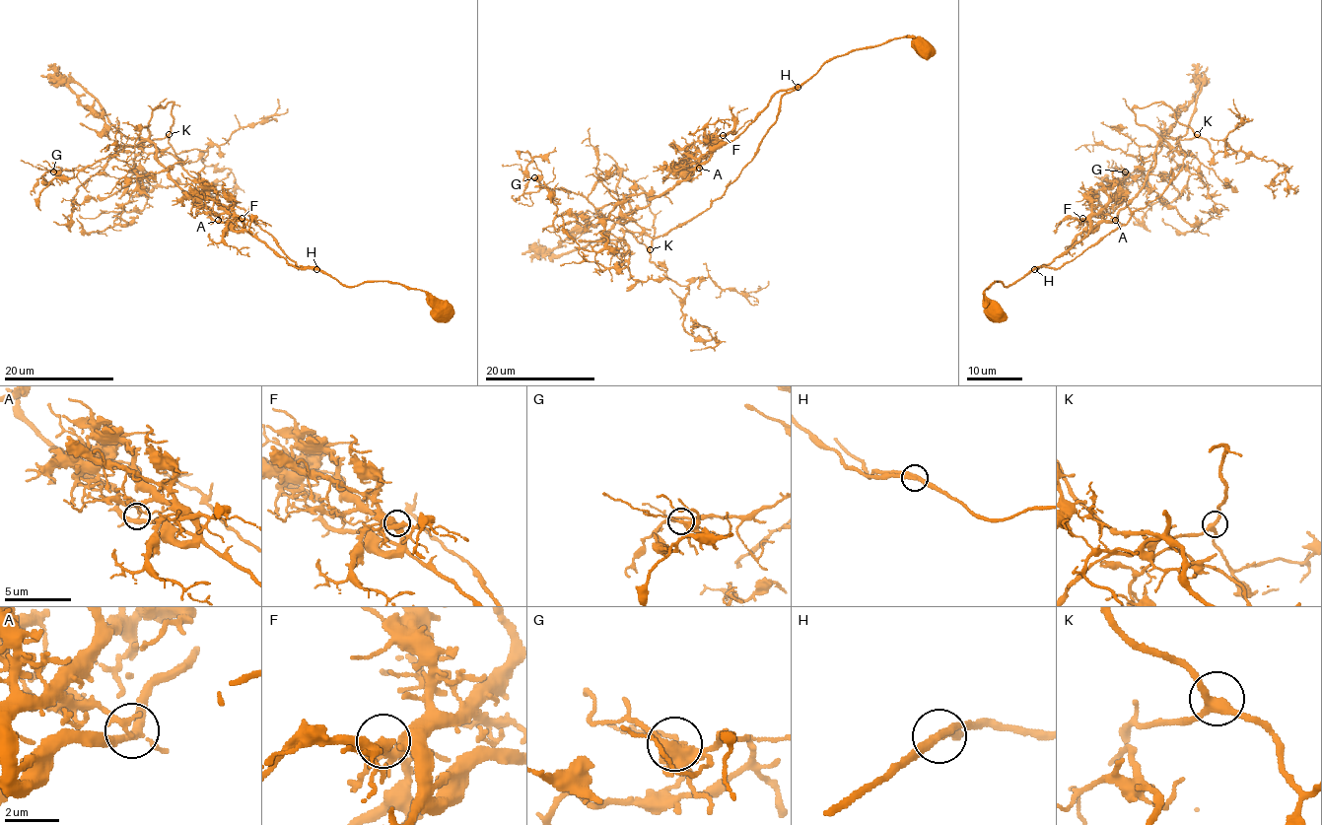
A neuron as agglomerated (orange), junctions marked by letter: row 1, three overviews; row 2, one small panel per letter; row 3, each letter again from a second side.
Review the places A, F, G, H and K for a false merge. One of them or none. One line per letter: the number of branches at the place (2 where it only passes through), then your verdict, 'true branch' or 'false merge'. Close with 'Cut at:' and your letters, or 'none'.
A: 3 | true branch
F: 2 | true branch
G: 3 | true branch
H: 2 | false merge
K: 3 | true branch
Cut at: H

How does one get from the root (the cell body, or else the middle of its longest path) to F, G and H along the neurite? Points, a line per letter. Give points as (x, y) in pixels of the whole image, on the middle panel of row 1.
F: (927, 47), (913, 37), (896, 37), (833, 56), (800, 86), (781, 90), (732, 140), (726, 142), (723, 135)
G: (927, 47), (896, 37), (830, 58), (781, 90), (684, 180), (617, 222), (534, 177)
H: (927, 47), (913, 37), (896, 37), (876, 45), (851, 49), (830, 58), (799, 87)

